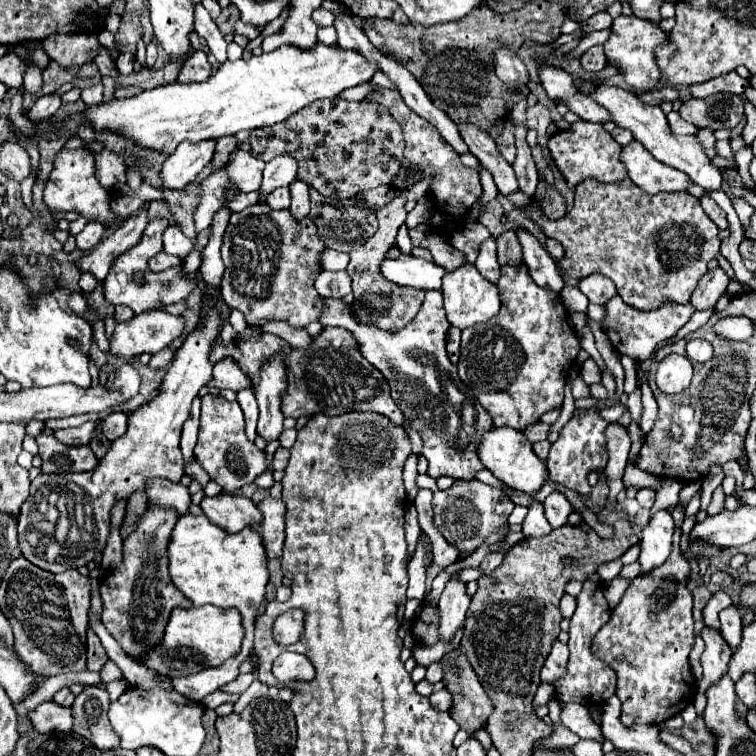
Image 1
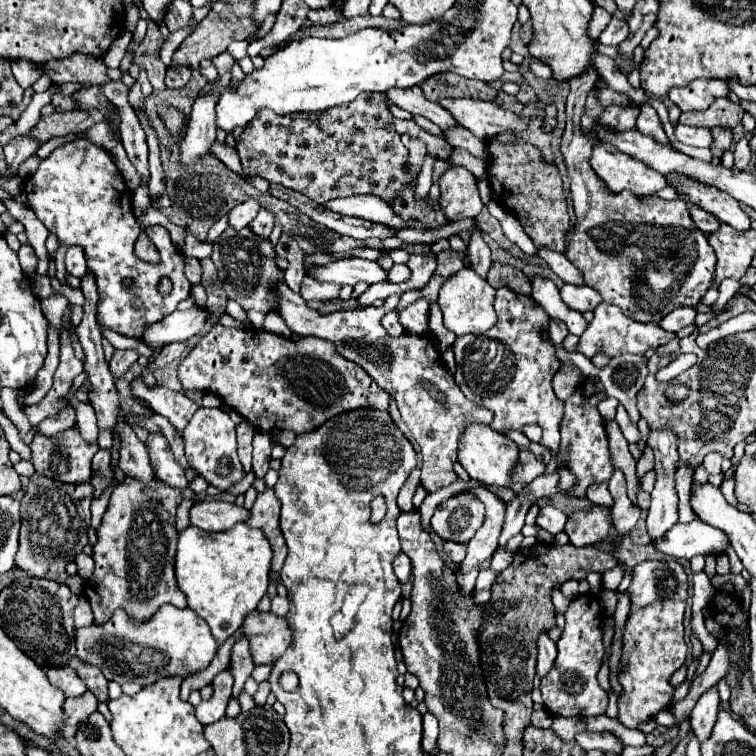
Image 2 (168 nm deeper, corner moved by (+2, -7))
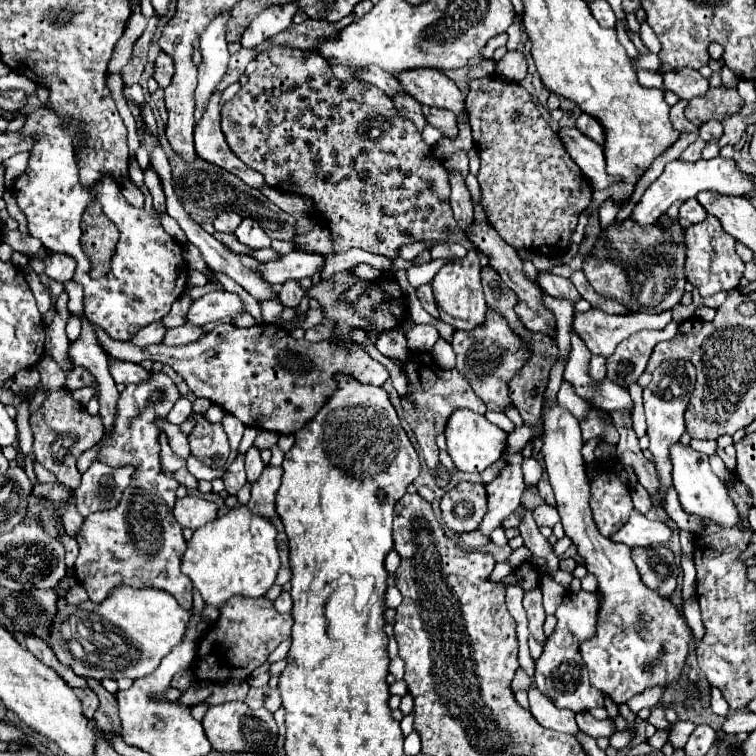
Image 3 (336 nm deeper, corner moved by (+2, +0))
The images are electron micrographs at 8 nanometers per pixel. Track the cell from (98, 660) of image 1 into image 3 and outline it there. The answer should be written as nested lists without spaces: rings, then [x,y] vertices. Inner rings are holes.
[[[88,678],[88,688],[92,688],[98,694],[98,700],[100,700],[100,706],[98,706],[96,714],[94,714],[96,726],[98,726],[98,730],[108,734],[108,738],[110,738],[112,732],[118,732],[118,706],[114,702],[114,694],[110,694],[94,678]]]

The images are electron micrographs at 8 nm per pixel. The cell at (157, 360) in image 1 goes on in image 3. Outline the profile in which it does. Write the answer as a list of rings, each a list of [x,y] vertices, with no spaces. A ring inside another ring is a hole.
[[[182,324],[178,328],[170,328],[166,332],[162,344],[166,344],[166,346],[184,346],[184,344],[190,344],[190,342],[198,340],[202,334],[204,334],[204,328]]]

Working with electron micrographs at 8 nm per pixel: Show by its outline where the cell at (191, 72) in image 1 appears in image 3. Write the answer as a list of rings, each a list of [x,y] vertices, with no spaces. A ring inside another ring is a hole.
[[[160,52],[160,56],[156,58],[156,72],[154,72],[154,80],[158,82],[158,86],[166,88],[172,82],[174,76],[174,62],[170,58],[170,54]]]

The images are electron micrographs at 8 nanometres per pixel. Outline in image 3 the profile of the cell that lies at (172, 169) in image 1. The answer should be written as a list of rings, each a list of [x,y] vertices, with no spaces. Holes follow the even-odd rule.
[[[222,12],[206,32],[202,32],[200,38],[200,52],[202,52],[202,64],[198,66],[198,88],[196,88],[196,122],[202,120],[208,102],[214,94],[214,90],[220,86],[222,78],[226,76],[226,66],[230,60],[230,52],[226,48],[224,40],[224,24],[228,20],[230,12]]]

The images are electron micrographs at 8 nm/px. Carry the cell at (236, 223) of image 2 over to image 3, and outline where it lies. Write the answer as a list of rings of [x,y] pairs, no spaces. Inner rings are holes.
[[[224,212],[214,220],[214,228],[218,232],[234,232],[238,228],[238,224],[242,222],[242,216],[238,212]]]

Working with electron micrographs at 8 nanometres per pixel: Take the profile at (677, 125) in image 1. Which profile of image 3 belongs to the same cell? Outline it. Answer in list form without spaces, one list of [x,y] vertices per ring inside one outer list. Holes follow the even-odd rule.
[[[708,120],[700,126],[700,138],[704,142],[710,142],[710,140],[718,140],[722,136],[722,124],[718,120]]]

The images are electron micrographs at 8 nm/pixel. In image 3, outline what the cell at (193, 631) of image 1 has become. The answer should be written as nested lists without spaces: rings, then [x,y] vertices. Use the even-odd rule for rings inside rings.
[[[120,586],[118,590],[114,590],[114,594],[110,594],[110,598],[102,604],[94,604],[90,600],[72,606],[72,604],[60,604],[58,610],[58,620],[54,620],[54,638],[50,638],[50,646],[56,652],[58,660],[66,666],[72,666],[72,670],[78,676],[84,678],[96,678],[96,680],[104,680],[104,678],[112,678],[112,680],[120,680],[120,678],[144,678],[150,676],[162,662],[164,656],[168,656],[176,646],[180,646],[186,638],[188,632],[188,622],[190,622],[190,612],[184,610],[170,594],[162,592],[162,590],[134,590],[134,588],[124,588]],[[72,624],[82,624],[82,634],[76,632],[76,638],[82,646],[82,652],[72,652]]]

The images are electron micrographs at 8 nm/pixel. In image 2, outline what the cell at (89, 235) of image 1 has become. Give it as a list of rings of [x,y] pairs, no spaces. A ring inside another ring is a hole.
[[[70,247],[66,251],[66,257],[64,257],[64,263],[66,263],[66,271],[78,279],[82,279],[86,275],[86,257],[82,253],[80,247]]]

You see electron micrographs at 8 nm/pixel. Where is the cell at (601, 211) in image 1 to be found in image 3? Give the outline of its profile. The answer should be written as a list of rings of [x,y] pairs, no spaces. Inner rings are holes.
[[[632,216],[600,230],[592,254],[584,256],[582,266],[590,286],[604,298],[610,298],[628,310],[658,314],[670,310],[684,296],[686,286],[686,244],[684,226],[680,220],[670,220],[666,226],[658,220],[650,226],[640,226]]]

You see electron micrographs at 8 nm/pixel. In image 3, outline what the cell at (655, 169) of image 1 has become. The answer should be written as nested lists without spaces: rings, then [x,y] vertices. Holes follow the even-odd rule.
[[[566,128],[560,132],[560,138],[570,154],[570,158],[580,166],[582,174],[588,178],[594,190],[606,190],[612,184],[620,182],[620,176],[610,176],[606,172],[606,158],[600,144],[592,138],[586,138],[576,128]]]

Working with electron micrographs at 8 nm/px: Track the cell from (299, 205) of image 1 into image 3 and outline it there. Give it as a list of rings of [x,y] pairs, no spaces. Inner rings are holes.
[[[288,280],[282,284],[282,290],[280,290],[280,302],[284,306],[298,306],[302,296],[304,296],[304,290],[300,288],[300,282],[298,280]]]

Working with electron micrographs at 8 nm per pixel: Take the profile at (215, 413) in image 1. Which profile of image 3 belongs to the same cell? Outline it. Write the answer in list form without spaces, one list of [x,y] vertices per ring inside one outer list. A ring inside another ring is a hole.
[[[192,414],[194,428],[188,434],[192,456],[208,468],[224,468],[230,462],[230,444],[222,424],[212,424],[204,414]]]

